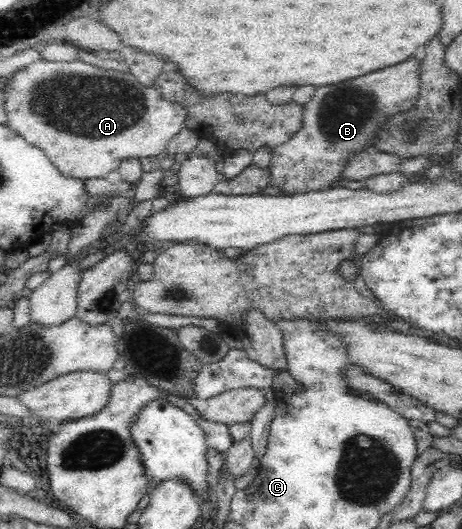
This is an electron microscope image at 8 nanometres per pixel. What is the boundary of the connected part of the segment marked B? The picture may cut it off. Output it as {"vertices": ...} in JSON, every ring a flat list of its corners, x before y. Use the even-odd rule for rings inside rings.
{"vertices":[[418,59,408,60,408,62,402,62,402,64,398,64,398,66,390,66,390,68,386,68,386,70,380,70,380,72,374,72,374,74,368,74,368,76,364,76,364,78,354,78,354,80,348,80,348,82,338,82,338,84,334,84,334,86,320,86,317,87,318,90,315,90,313,96,311,96,311,100,308,103,303,104,303,118,304,118,304,127,302,131,299,131,291,140,282,144,271,156,270,167,268,170,270,174,272,174,274,185,282,192,284,195,294,195,294,194,306,194,306,192,311,191,322,191,322,190,330,190,330,188,334,188,333,183,342,181,342,178,339,178,339,170,342,169,342,164,346,162,347,158,350,158,352,154,358,154,358,152,366,151,368,149,368,144,370,144,370,140,374,138,374,132,376,128,380,126,380,123,386,122,386,118,388,115,406,110,410,108,417,99,419,93,419,80,417,77,417,62]]}

